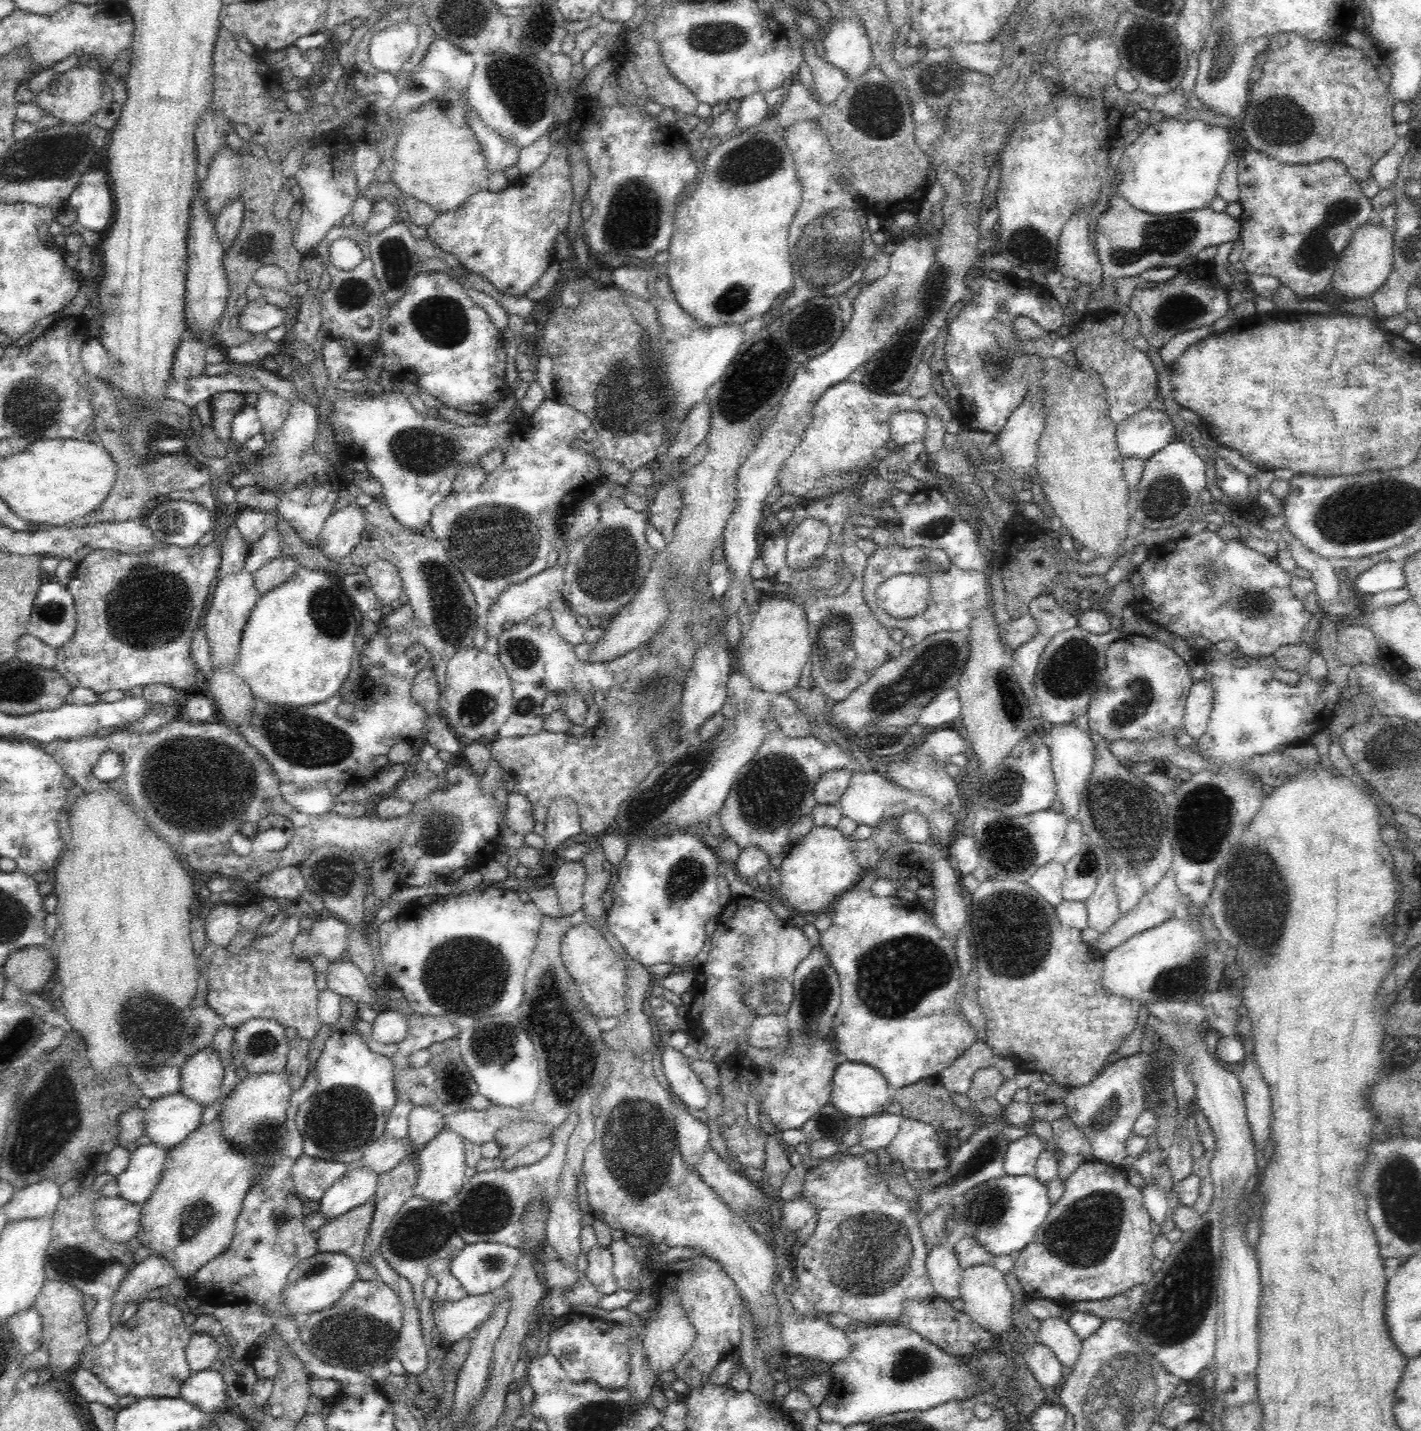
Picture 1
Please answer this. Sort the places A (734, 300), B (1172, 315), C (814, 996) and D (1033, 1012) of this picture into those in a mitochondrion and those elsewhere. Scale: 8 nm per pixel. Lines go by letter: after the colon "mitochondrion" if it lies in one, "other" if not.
A: mitochondrion
B: mitochondrion
C: mitochondrion
D: other

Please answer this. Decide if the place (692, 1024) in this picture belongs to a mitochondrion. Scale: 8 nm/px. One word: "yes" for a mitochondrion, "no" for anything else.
no

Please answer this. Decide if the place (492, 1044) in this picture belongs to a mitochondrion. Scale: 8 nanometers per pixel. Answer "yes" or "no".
yes

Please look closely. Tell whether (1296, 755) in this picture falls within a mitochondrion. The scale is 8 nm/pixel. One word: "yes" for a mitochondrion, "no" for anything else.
no

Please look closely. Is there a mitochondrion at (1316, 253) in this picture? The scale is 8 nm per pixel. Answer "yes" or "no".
yes

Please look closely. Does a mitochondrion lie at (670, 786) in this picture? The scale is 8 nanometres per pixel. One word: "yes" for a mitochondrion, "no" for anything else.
yes

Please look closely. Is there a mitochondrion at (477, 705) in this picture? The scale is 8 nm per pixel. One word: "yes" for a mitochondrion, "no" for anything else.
yes

